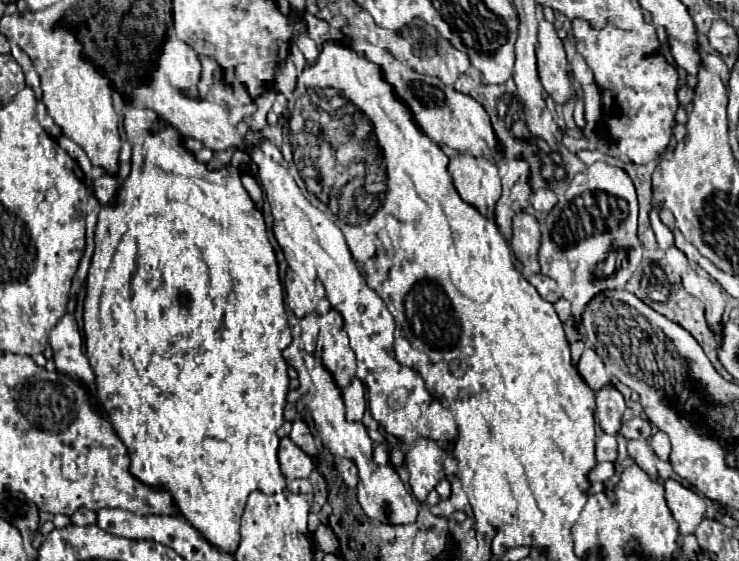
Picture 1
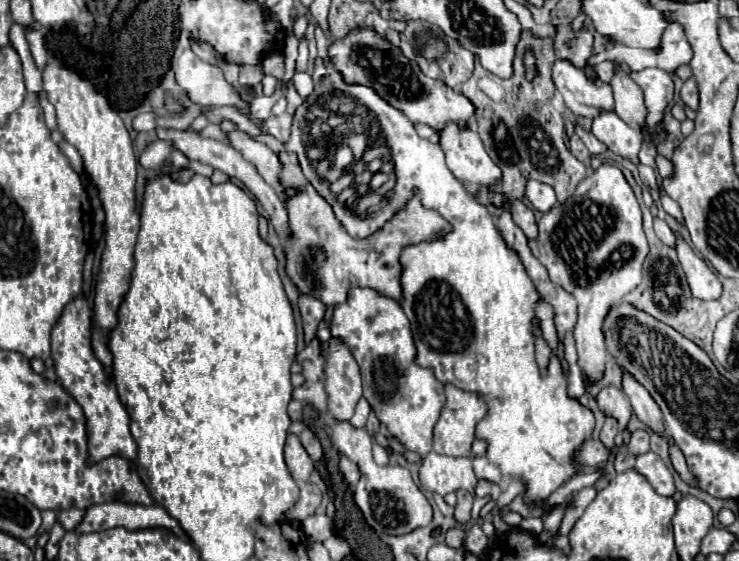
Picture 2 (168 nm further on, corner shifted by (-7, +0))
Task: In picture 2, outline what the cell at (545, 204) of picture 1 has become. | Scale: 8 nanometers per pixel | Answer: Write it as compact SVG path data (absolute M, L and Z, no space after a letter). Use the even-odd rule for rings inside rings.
M528 181L526 183L526 197L530 199L532 207L546 213L556 205L556 193L550 185L544 185L540 181Z

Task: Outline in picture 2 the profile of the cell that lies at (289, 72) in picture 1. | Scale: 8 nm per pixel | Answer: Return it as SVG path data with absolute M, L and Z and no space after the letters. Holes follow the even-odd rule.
M296 71L290 79L290 85L294 85L294 89L298 91L300 97L308 97L312 93L312 79L308 73L302 73L302 71Z

